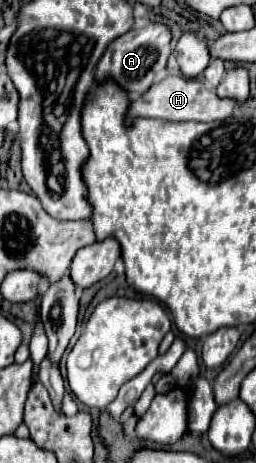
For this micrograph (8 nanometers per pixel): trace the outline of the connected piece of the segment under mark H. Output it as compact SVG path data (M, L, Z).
M167 76L165 80L153 84L143 96L131 100L125 124L131 126L137 118L159 118L163 122L213 122L227 118L233 106L235 100L217 98L217 94L207 90L207 86L199 80L189 80L189 78L185 80L183 76Z

